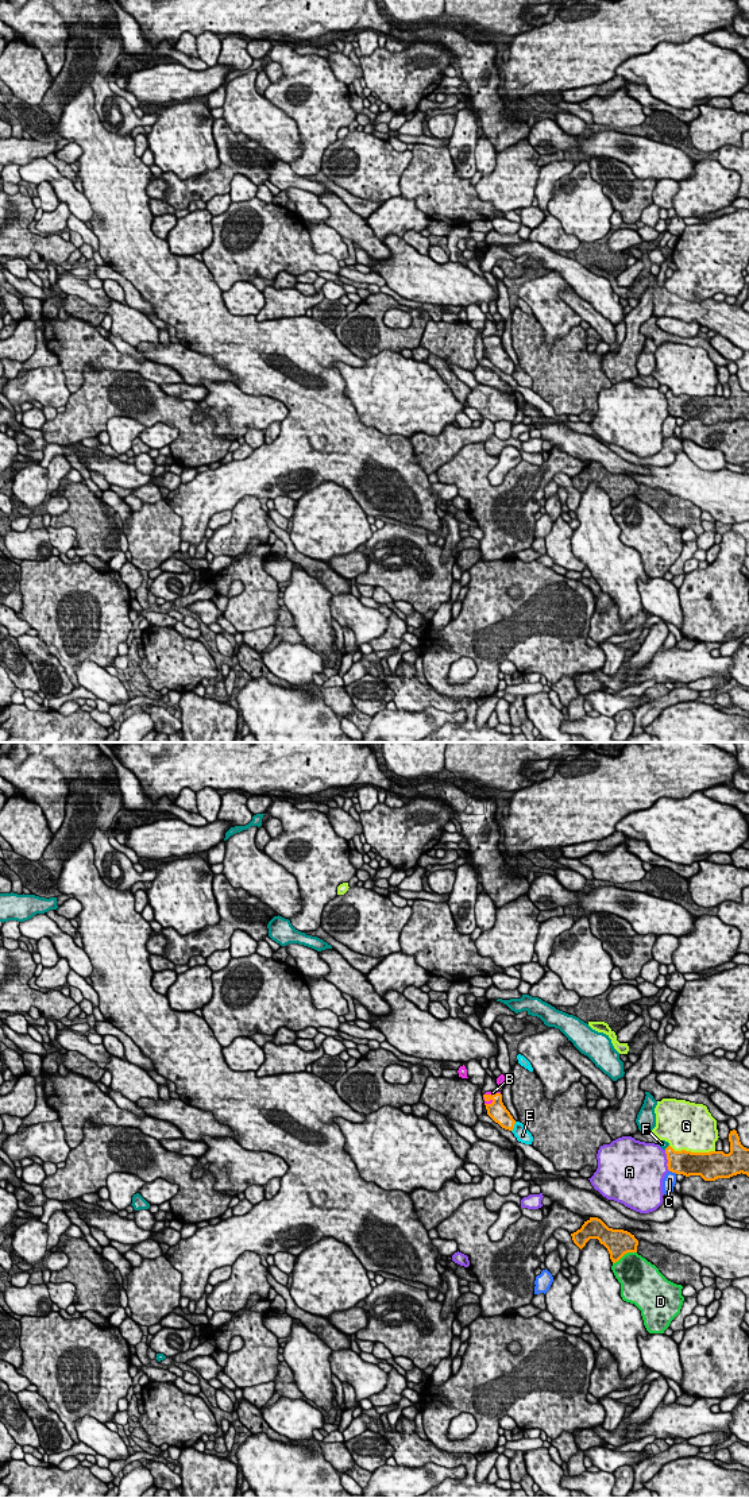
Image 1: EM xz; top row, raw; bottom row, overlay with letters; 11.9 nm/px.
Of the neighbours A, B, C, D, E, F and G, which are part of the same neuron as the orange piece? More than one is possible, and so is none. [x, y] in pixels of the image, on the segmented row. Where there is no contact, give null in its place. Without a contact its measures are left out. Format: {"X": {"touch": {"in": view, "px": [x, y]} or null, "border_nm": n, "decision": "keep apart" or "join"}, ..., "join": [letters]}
{"A": {"touch": {"in": "xz", "px": [668, 1161]}, "border_nm": 260, "decision": "keep apart"}, "B": {"touch": {"in": "xz", "px": [487, 1095]}, "border_nm": 240, "decision": "join"}, "C": {"touch": {"in": "xz", "px": [674, 1172]}, "border_nm": 100, "decision": "keep apart"}, "D": {"touch": {"in": "xz", "px": [624, 1254]}, "border_nm": 320, "decision": "keep apart"}, "E": {"touch": {"in": "xz", "px": [513, 1127]}, "border_nm": 140, "decision": "keep apart"}, "F": {"touch": {"in": "xz", "px": [667, 1147]}, "border_nm": 80, "decision": "keep apart"}, "G": {"touch": {"in": "xz", "px": [692, 1153]}, "border_nm": 550, "decision": "keep apart"}, "join": ["B"]}

